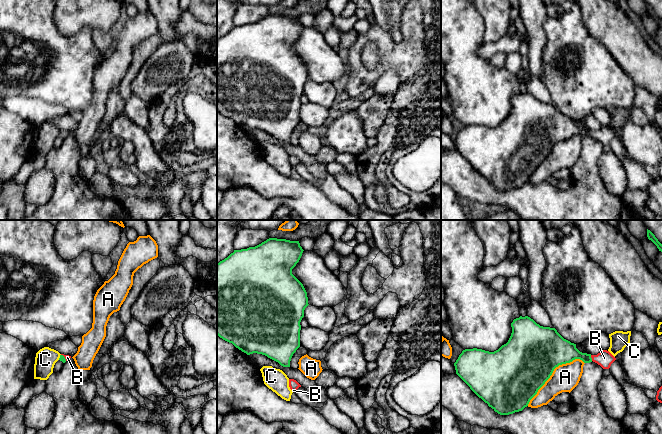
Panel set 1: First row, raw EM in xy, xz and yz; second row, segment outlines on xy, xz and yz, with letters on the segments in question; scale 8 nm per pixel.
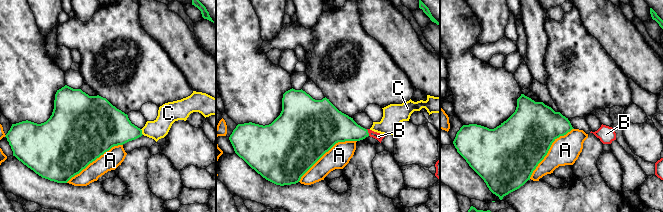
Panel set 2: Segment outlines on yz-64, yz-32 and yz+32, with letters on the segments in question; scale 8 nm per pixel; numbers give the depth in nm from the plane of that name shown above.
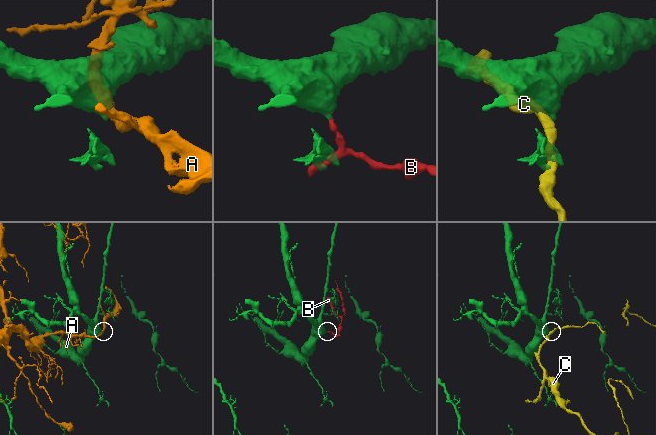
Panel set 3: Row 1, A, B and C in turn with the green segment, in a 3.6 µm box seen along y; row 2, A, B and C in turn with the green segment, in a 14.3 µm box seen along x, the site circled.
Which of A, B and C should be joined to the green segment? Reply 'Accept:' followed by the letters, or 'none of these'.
Accept: B

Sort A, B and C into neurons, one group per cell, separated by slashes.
A / B / C

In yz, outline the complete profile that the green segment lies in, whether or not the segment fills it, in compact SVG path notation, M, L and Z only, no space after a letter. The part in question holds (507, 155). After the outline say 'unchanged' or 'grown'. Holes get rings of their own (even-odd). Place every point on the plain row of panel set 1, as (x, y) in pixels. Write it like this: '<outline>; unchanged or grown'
M528 92L514 95L511 103L508 118L498 126L465 125L454 139L456 150L500 191L513 190L527 183L559 141L580 135L584 139L593 137L603 145L609 145L616 136L607 126L601 126L597 131L582 129L576 120L564 115L555 104L540 102Z; grown

